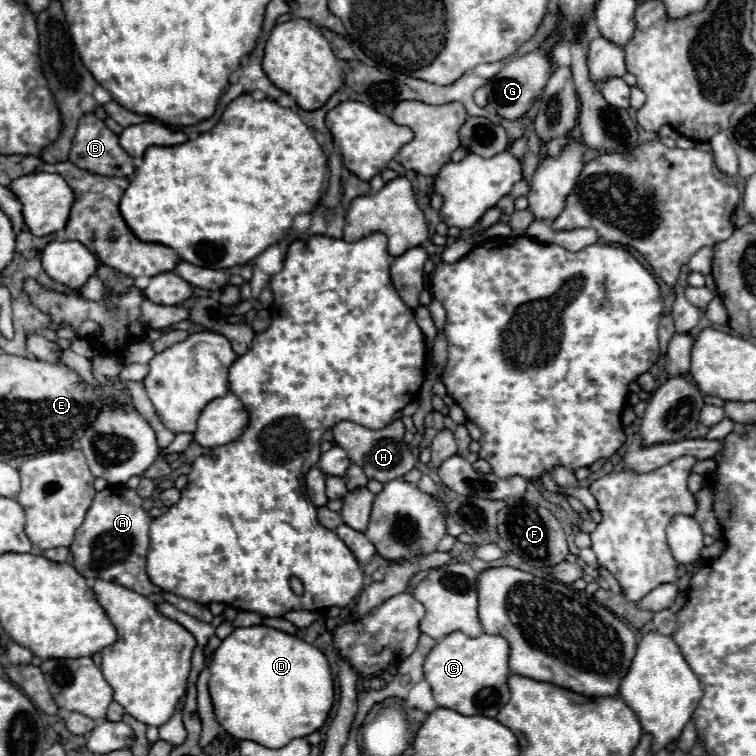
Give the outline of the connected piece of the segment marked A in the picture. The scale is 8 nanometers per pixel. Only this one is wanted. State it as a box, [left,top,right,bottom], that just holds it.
[70,485,162,596]

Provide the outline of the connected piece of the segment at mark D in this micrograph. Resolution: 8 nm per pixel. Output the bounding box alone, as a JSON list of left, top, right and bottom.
[208,625,334,749]

